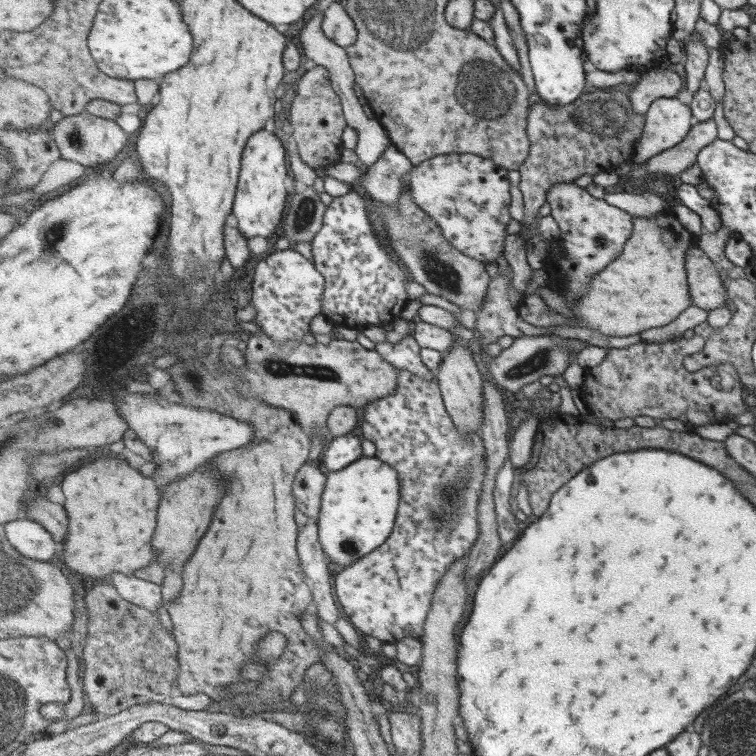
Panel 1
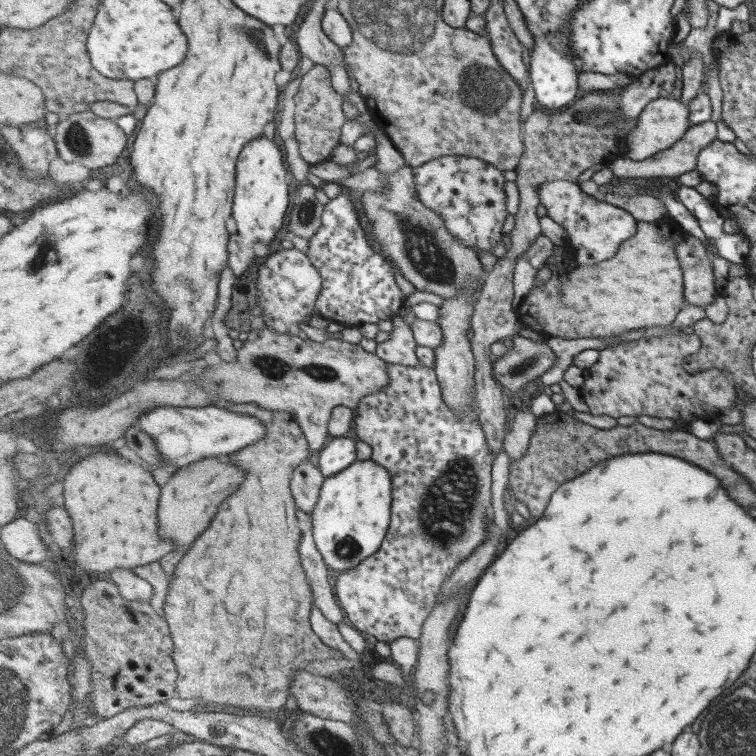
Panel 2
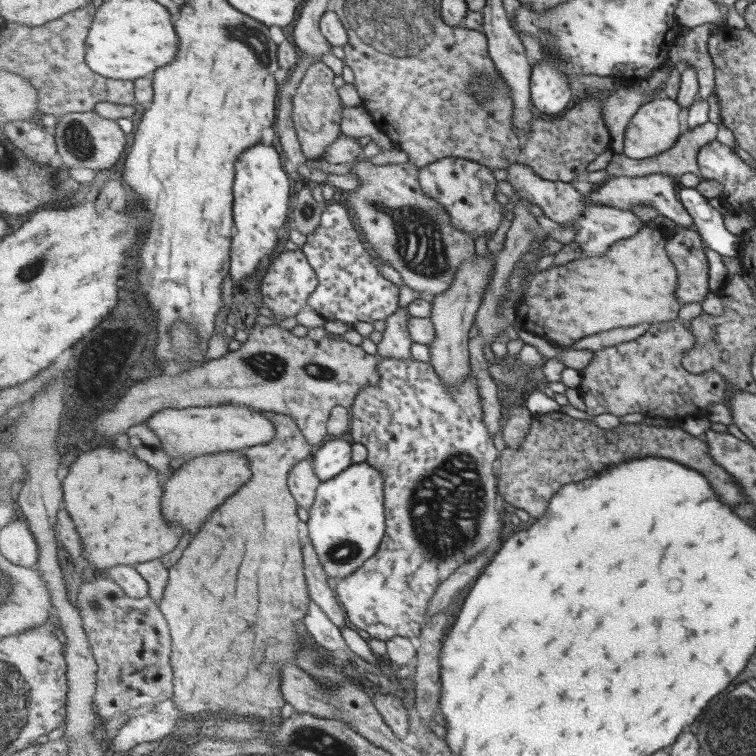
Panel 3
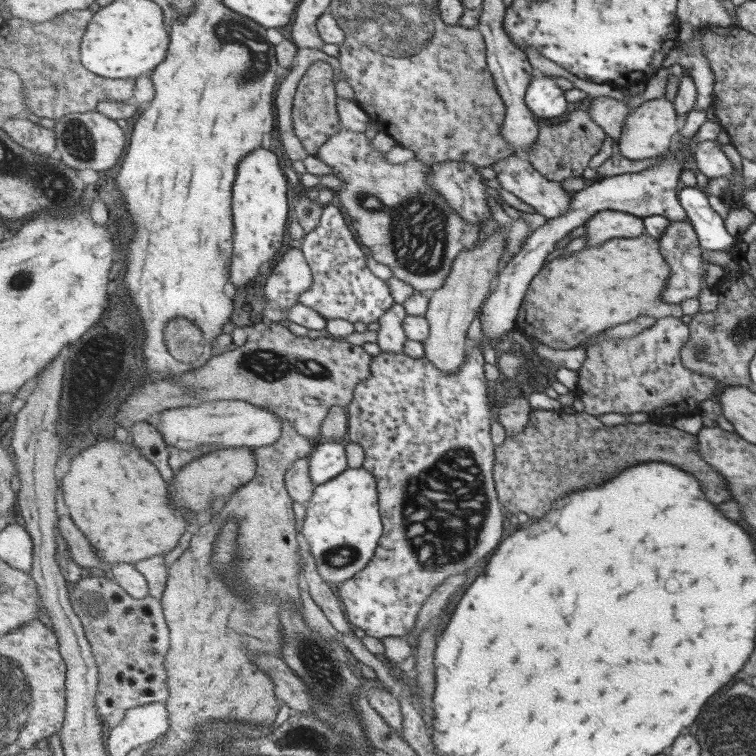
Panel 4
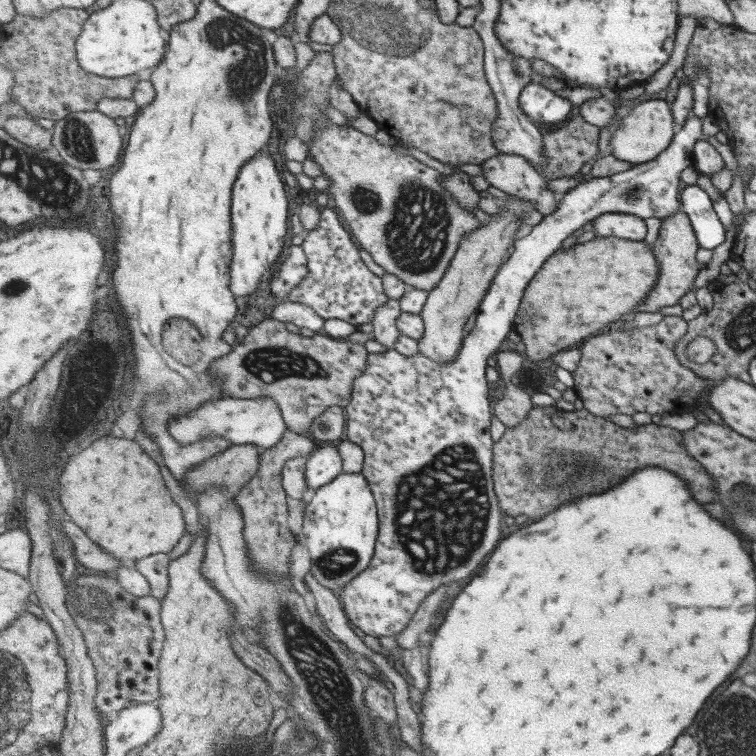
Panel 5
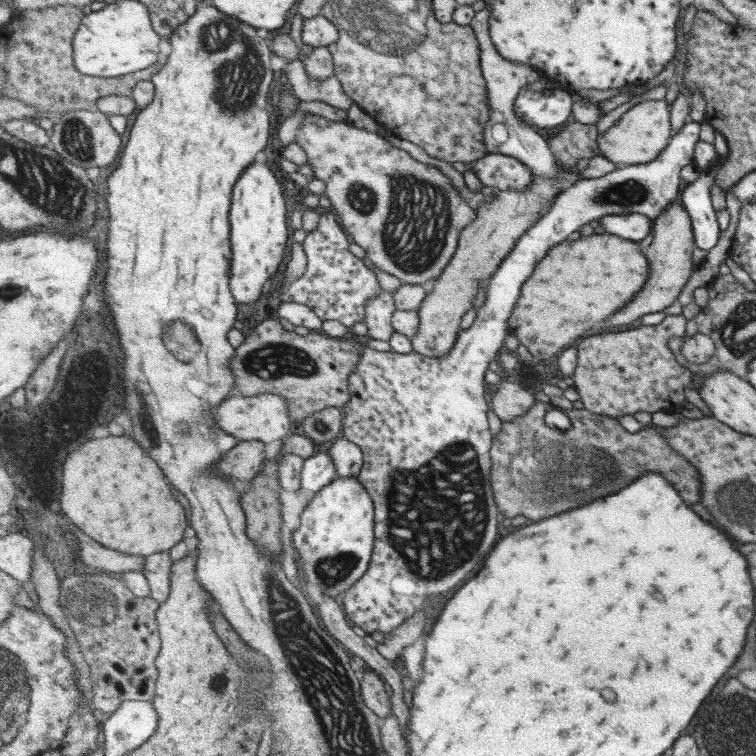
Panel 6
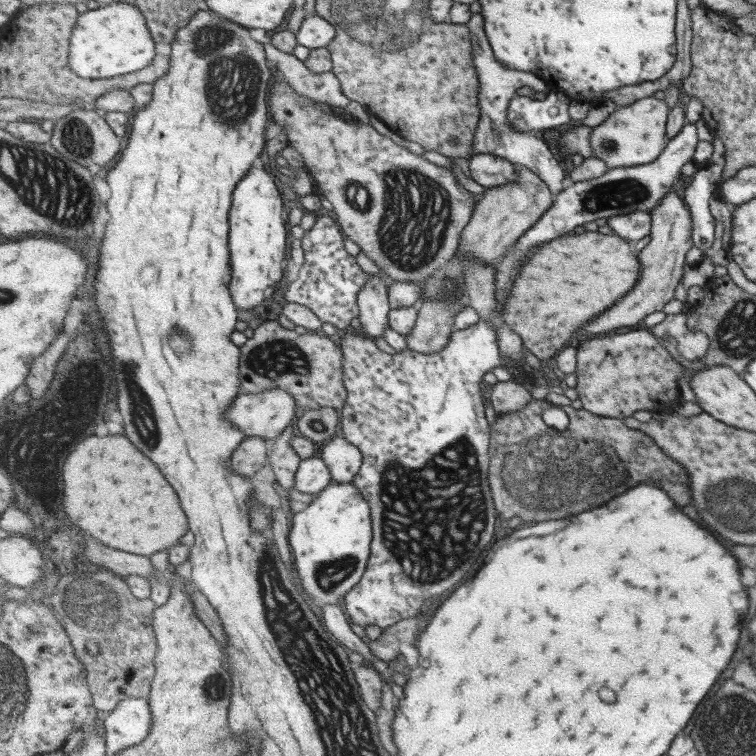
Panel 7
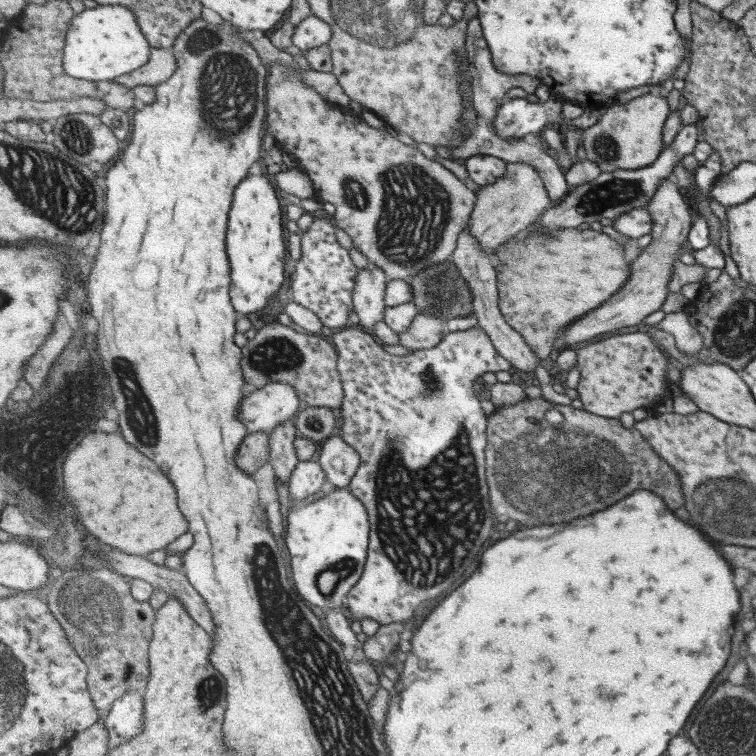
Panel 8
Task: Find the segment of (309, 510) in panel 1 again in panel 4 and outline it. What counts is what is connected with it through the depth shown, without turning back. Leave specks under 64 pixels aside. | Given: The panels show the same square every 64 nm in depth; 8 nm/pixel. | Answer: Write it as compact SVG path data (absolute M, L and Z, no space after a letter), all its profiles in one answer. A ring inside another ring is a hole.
M310 457L297 459L297 461L293 462L288 467L285 481L292 500L307 506L316 489L310 476Z

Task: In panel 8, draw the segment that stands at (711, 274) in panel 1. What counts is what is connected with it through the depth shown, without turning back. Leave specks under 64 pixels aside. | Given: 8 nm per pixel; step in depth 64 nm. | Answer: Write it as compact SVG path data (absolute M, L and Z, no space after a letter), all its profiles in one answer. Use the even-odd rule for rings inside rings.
M665 179L657 187L647 210L653 215L652 241L631 262L629 281L615 293L615 298L609 298L609 302L601 304L595 312L589 312L587 316L579 318L579 322L573 322L567 330L563 331L557 341L557 346L561 349L587 342L593 336L601 336L601 334L608 336L610 332L621 328L639 326L649 314L661 310L663 302L667 300L667 294L671 291L669 283L671 283L675 262L681 259L681 252L683 252L681 244L689 243L695 213L687 195L681 194L679 185L669 179Z

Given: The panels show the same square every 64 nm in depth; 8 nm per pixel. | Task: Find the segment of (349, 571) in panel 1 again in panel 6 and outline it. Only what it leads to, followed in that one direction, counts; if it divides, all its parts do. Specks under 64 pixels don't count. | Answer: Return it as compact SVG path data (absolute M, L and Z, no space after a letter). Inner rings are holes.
M689 120L655 161L646 165L622 166L601 178L579 178L568 189L561 191L553 202L551 212L542 216L517 241L515 249L505 257L500 269L491 277L487 284L485 304L477 310L473 324L458 335L457 344L449 355L435 358L419 354L415 350L407 354L381 352L369 347L364 339L359 338L365 347L359 363L349 375L351 400L343 406L343 434L364 452L364 466L357 478L365 490L368 490L376 508L377 546L373 552L373 566L369 566L369 574L365 574L361 582L353 584L341 598L352 624L359 626L367 634L373 634L373 631L381 631L383 634L396 631L407 618L423 608L425 598L411 598L411 594L433 596L451 590L461 580L465 580L469 572L473 572L493 550L499 536L499 510L491 488L494 464L492 445L495 444L495 436L487 420L489 404L485 400L485 374L491 364L497 362L504 350L505 339L511 334L509 317L517 305L521 284L525 278L531 276L537 260L541 260L557 243L577 232L583 224L600 220L609 214L641 213L654 220L665 212L679 196L683 168L694 162L696 146L700 141L699 134L701 124Z

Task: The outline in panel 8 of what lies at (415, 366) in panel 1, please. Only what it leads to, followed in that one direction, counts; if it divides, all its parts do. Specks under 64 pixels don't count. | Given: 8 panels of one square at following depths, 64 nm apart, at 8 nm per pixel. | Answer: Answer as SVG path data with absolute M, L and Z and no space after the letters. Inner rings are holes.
M370 263L358 272L356 279L353 306L359 316L359 326L375 335L375 323L385 320L385 293L389 277L379 266Z

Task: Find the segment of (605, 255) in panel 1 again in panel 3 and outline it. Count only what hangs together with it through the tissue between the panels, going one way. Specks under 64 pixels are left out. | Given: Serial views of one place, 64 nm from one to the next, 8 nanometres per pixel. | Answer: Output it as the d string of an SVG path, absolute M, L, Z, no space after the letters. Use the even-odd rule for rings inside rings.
M523 160L509 165L505 170L508 173L507 181L514 187L518 198L527 198L529 202L533 202L542 209L544 216L559 224L571 223L571 228L576 231L574 241L579 244L581 252L585 252L587 256L589 254L599 256L609 252L613 243L635 237L645 224L643 219L633 211L593 204L591 200L587 200L585 194L569 182L541 178L541 175L537 175L533 167L525 165Z

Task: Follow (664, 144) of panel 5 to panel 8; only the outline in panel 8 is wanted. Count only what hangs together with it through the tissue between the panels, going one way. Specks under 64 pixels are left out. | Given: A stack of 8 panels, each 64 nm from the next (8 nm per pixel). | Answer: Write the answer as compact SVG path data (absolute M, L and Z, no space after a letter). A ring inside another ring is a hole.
M657 91L645 93L623 105L610 106L593 126L584 130L583 146L587 150L587 159L597 162L603 173L651 166L663 150L663 126L670 114L667 98L657 96Z

